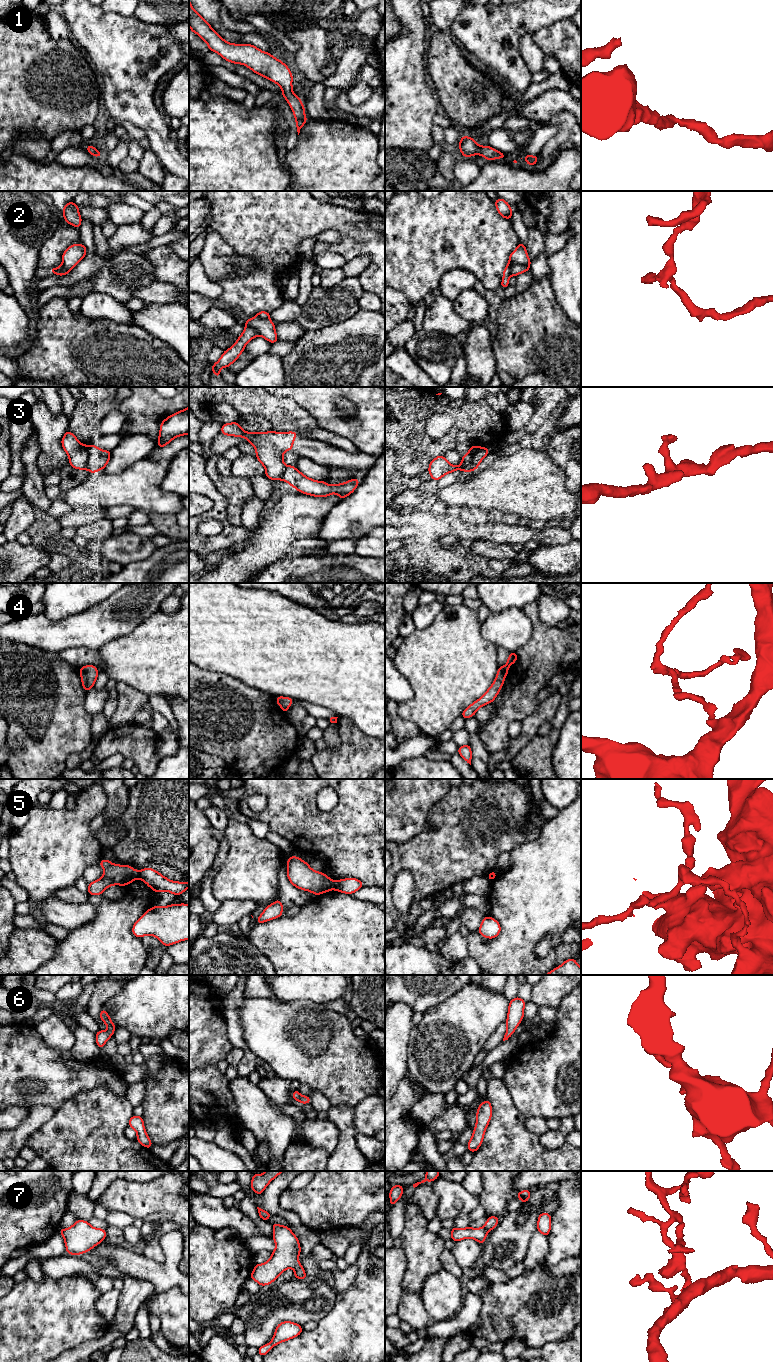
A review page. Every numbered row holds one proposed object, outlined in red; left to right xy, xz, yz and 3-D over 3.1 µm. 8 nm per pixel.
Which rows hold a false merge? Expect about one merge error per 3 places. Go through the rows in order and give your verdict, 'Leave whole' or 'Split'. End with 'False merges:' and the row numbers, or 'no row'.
1: Leave whole
2: Split
3: Split
4: Leave whole
5: Split
6: Leave whole
7: Leave whole
False merges: 2, 3, 5

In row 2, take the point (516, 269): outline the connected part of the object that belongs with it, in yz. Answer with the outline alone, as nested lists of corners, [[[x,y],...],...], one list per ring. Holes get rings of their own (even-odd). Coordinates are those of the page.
[[[515,264],[511,268],[511,275],[516,277],[517,275],[523,272],[529,271],[529,270],[530,270],[530,266],[522,265],[522,264]]]

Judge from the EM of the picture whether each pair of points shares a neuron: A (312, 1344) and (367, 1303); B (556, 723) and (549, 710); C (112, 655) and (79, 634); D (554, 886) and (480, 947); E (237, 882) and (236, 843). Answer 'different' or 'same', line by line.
A: same
B: different
C: different
D: same
E: same

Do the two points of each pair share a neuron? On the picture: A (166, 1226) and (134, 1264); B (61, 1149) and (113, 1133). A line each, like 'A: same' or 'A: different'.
A: different
B: same

